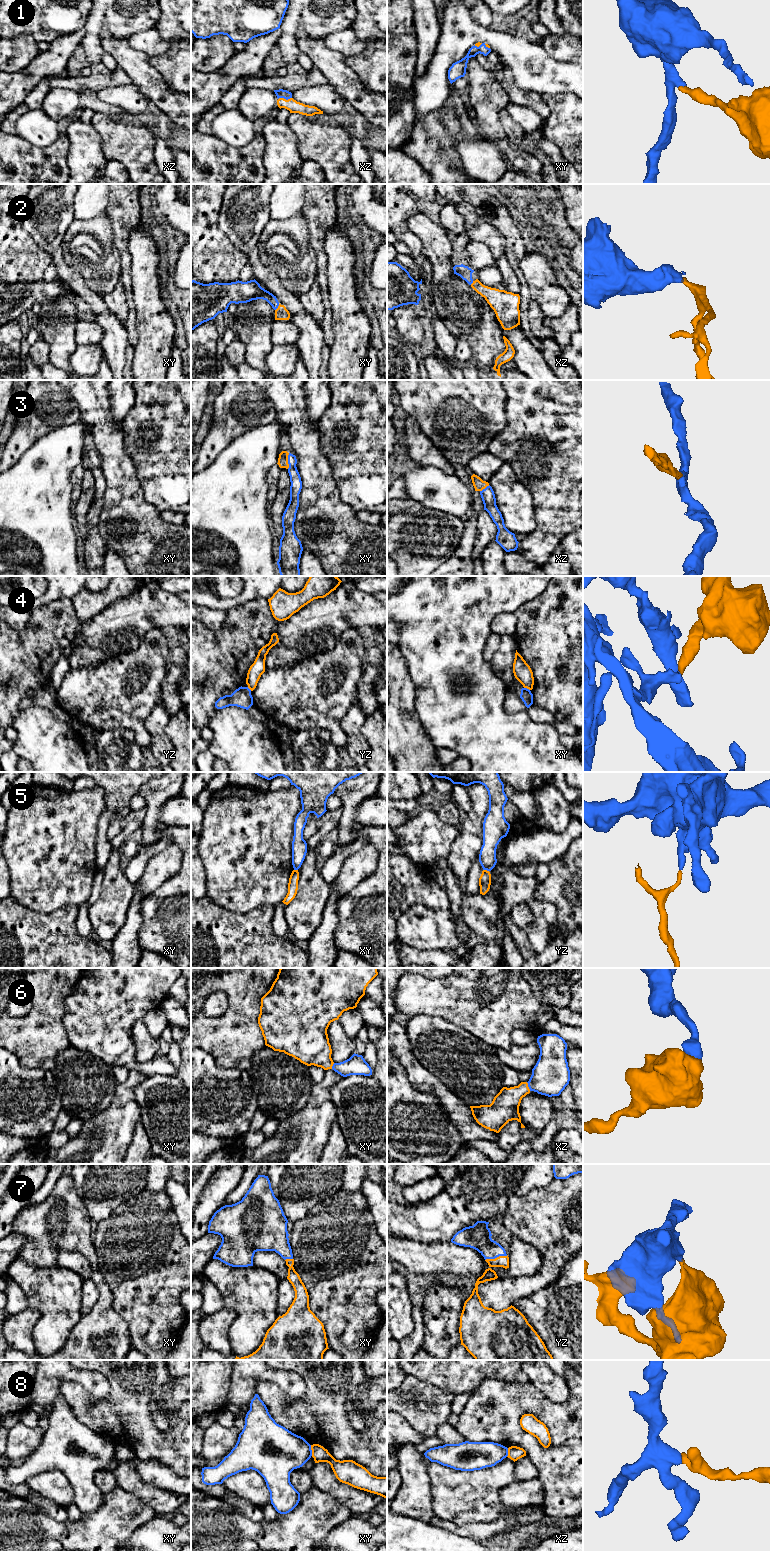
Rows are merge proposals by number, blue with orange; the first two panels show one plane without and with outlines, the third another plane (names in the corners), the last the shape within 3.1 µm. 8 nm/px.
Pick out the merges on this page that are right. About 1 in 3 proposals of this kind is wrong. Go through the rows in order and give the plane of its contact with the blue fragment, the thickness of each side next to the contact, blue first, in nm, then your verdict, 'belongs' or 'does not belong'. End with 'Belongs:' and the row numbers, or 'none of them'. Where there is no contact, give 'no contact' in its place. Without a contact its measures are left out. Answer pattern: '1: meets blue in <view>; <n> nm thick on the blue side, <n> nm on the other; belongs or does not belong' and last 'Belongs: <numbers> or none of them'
1: meets blue in xz; 70 nm thick on the blue side, 100 nm on the other; belongs
2: meets blue in xy; 160 nm thick on the blue side, 110 nm on the other; belongs
3: meets blue in xy; 100 nm thick on the blue side, 80 nm on the other; belongs
4: meets blue in xy; 100 nm thick on the blue side, 140 nm on the other; belongs
5: meets blue in yz; 140 nm thick on the blue side, 100 nm on the other; does not belong
6: meets blue in xz; 300 nm thick on the blue side, 220 nm on the other; belongs
7: meets blue in yz; 200 nm thick on the blue side, 100 nm on the other; belongs
8: meets blue in xy; 360 nm thick on the blue side, 120 nm on the other; does not belong
Belongs: 1, 2, 3, 4, 6, 7

